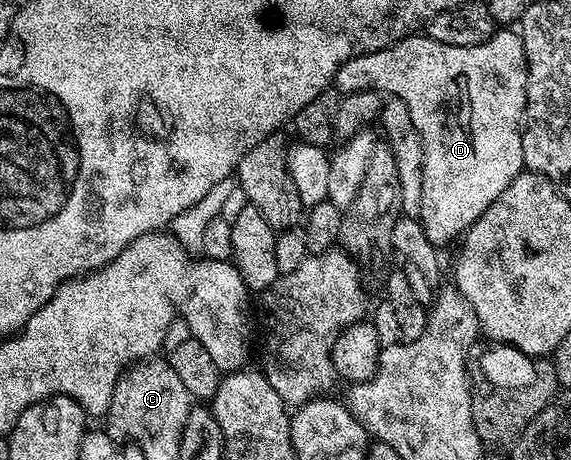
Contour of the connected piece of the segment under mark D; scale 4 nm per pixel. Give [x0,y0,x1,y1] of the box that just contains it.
[350,28,528,248]

